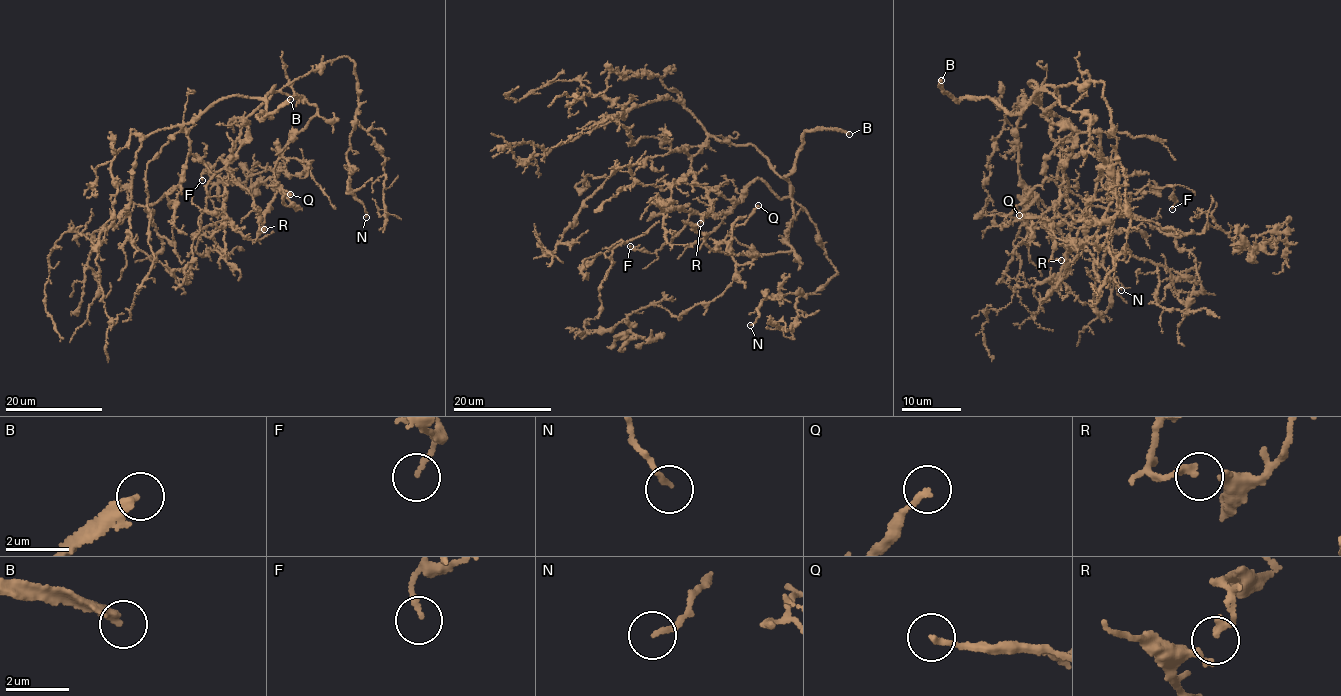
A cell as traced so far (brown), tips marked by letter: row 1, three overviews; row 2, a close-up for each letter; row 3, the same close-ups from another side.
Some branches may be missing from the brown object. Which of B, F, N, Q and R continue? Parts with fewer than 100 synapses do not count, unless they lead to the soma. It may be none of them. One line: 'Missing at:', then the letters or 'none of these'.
Missing at: B

